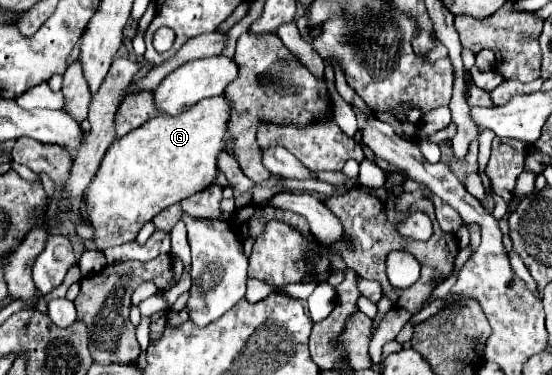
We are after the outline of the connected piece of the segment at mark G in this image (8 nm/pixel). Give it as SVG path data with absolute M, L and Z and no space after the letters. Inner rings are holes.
M208 97L176 117L158 115L132 133L116 139L86 189L88 215L100 251L134 241L138 231L156 213L204 191L216 181L218 155L230 149L230 109L232 101L228 97Z

